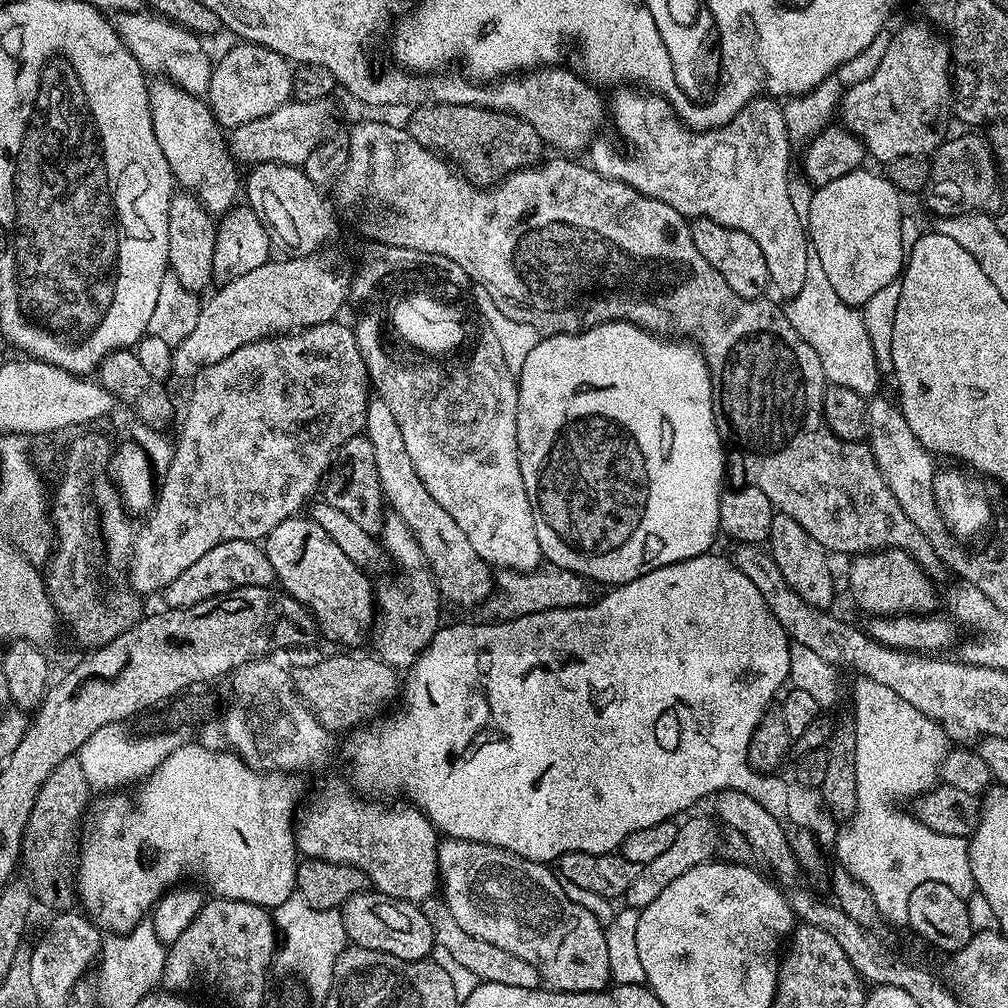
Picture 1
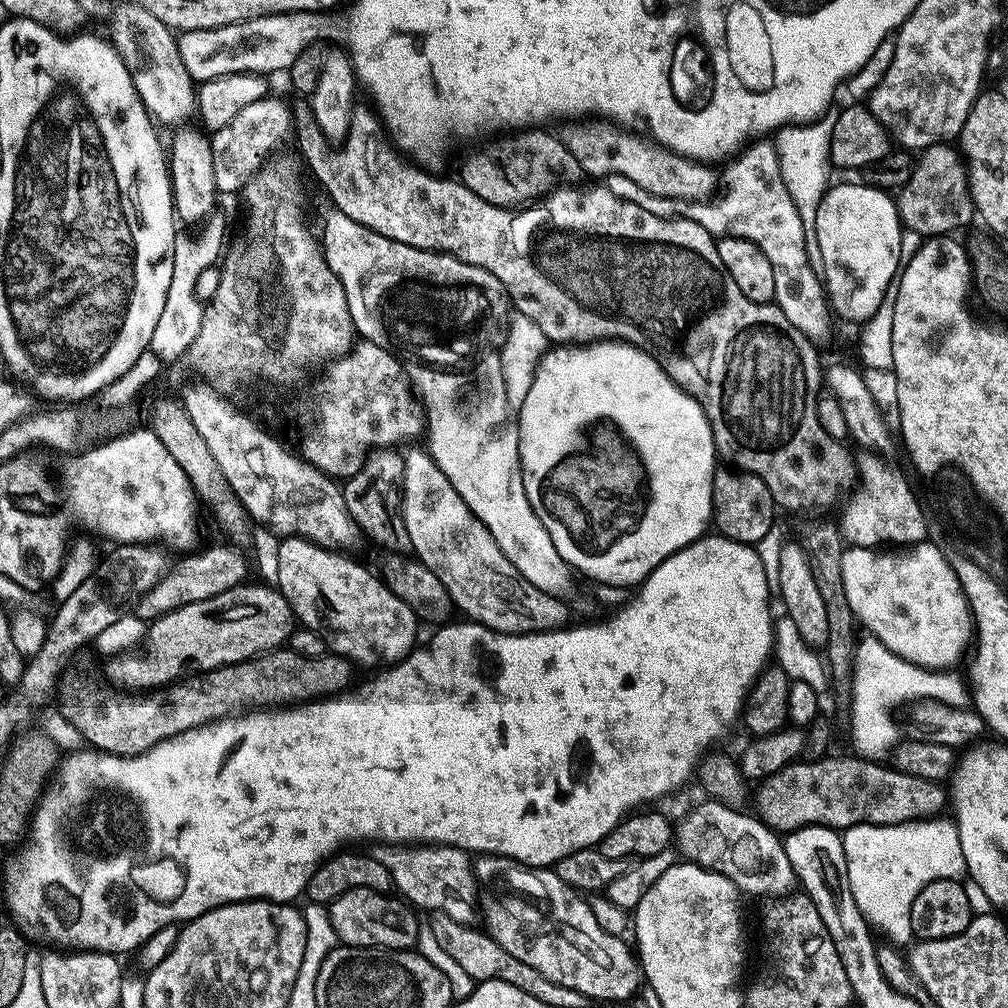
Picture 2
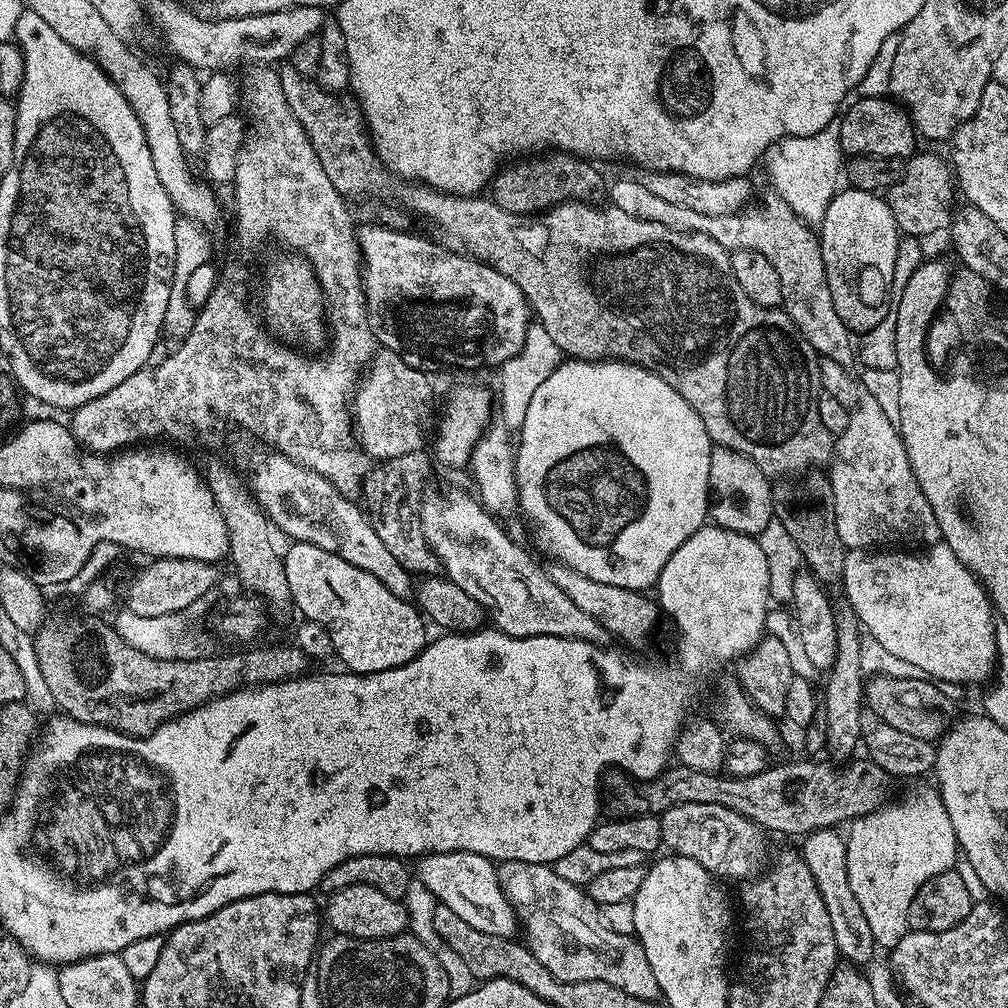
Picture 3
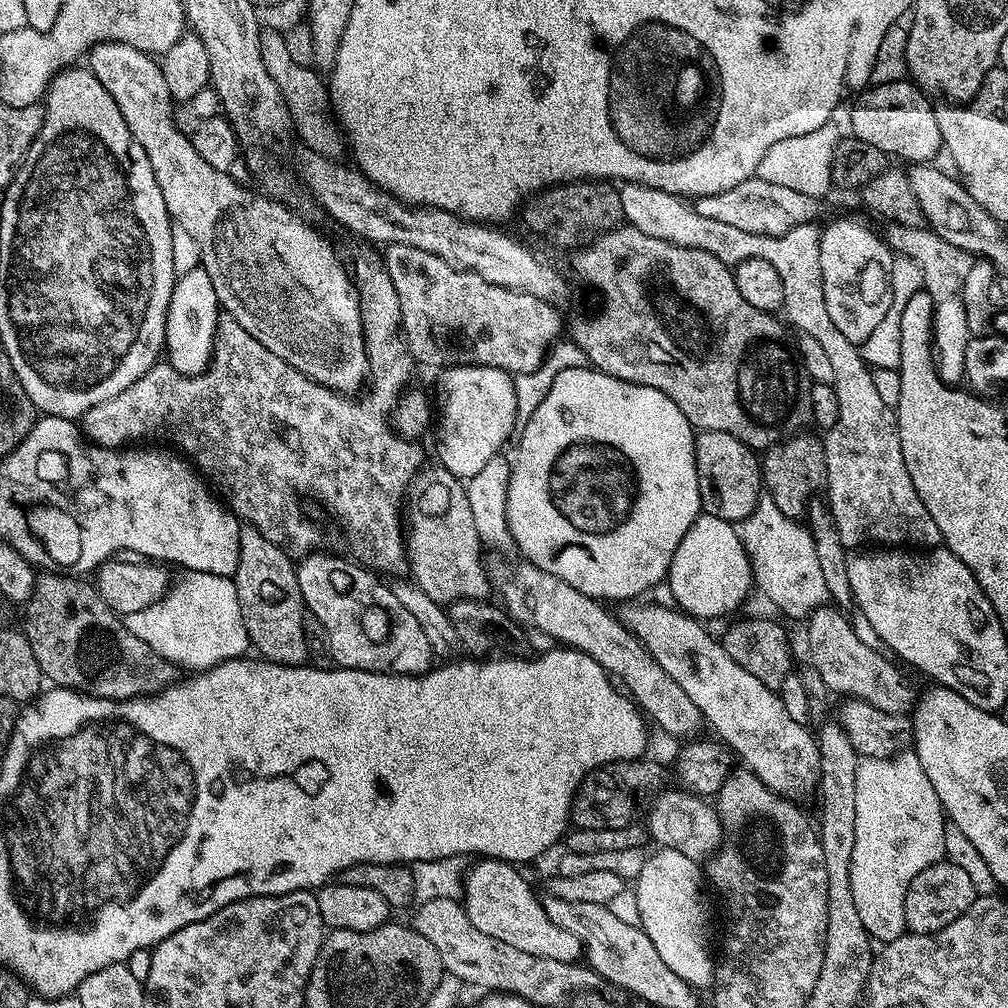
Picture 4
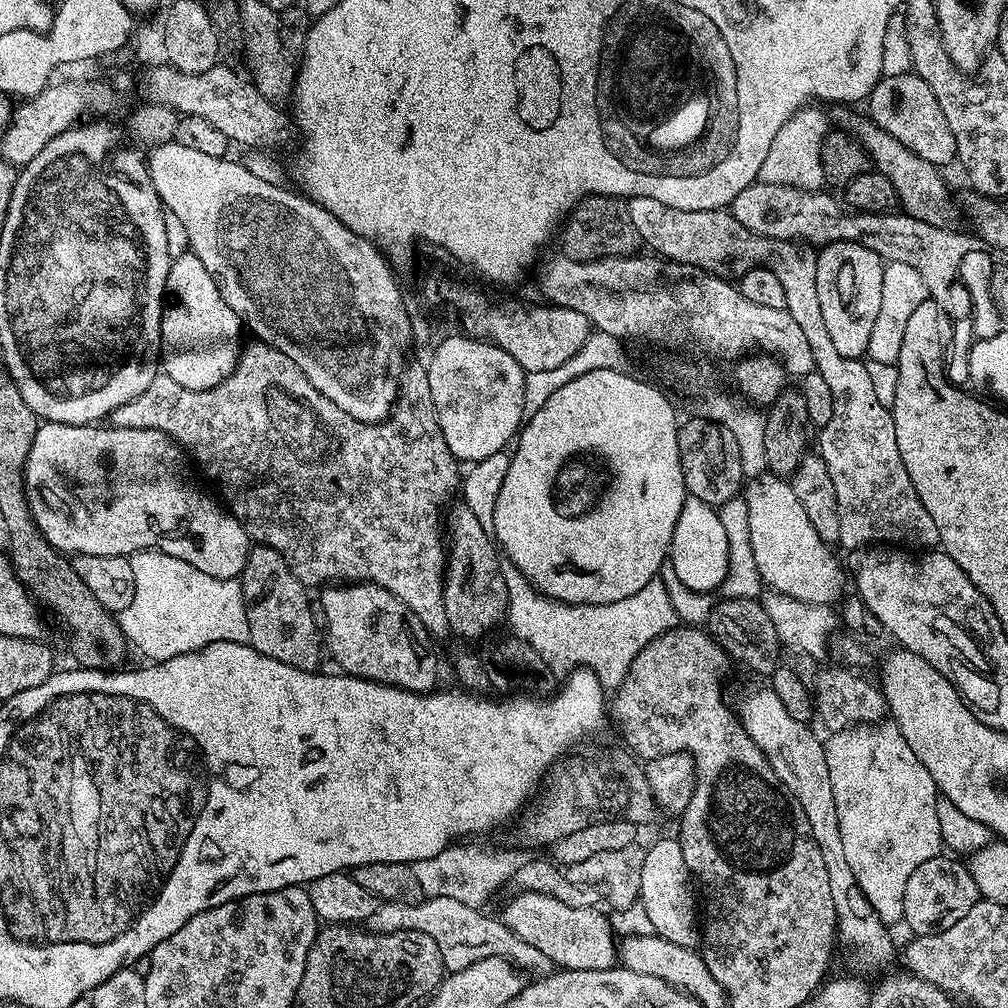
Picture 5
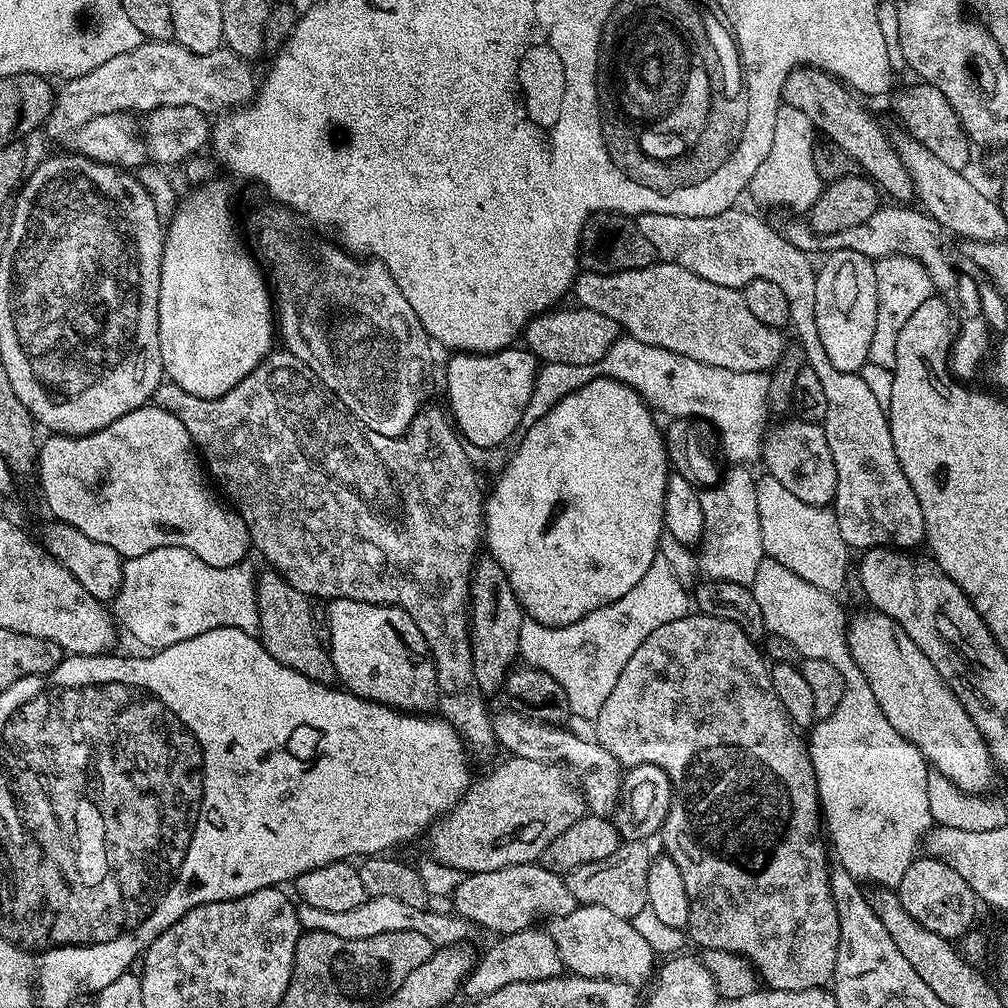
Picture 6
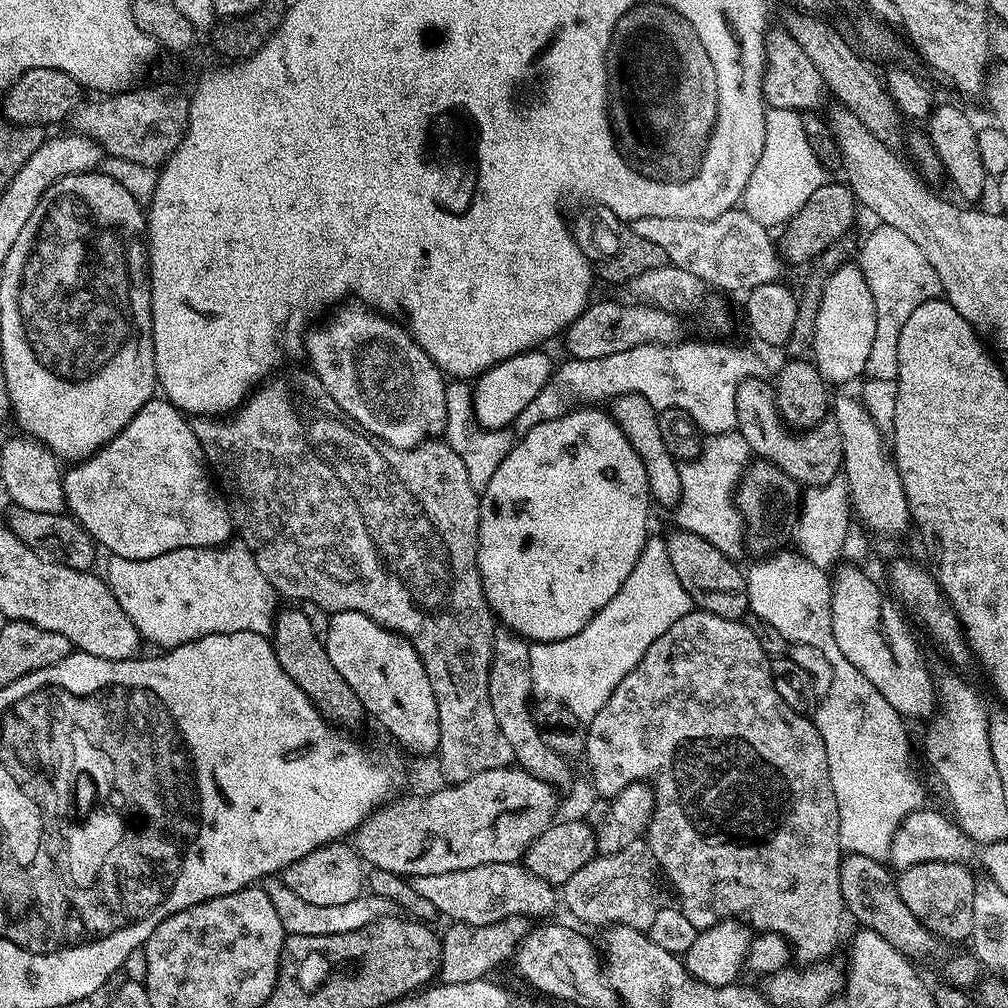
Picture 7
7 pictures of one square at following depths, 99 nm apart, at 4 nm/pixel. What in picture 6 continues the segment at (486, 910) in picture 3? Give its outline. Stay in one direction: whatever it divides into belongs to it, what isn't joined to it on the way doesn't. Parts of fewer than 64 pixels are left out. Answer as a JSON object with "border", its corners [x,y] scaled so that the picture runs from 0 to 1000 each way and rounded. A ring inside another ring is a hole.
{"border":[[[577,897],[561,909],[553,909],[542,924],[554,938],[559,959],[568,968],[612,972],[618,976],[634,978],[648,971],[653,960],[652,945],[629,923],[626,912],[608,907],[601,899]]]}

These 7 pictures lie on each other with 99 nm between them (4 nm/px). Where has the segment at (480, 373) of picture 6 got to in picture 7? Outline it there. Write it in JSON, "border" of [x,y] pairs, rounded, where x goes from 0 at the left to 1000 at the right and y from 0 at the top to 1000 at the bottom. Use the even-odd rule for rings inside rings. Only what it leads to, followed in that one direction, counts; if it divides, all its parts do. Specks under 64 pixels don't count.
{"border":[[[524,346],[508,352],[471,376],[469,382],[469,405],[477,425],[503,426],[523,402],[544,381],[550,368],[545,353],[539,346]]]}

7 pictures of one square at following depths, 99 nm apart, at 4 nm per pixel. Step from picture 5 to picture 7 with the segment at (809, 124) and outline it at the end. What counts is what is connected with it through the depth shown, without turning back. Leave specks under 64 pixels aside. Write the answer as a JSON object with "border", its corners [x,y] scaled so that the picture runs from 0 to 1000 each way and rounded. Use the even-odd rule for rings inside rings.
{"border":[[[762,107],[760,110],[760,141],[756,141],[756,157],[740,181],[736,195],[737,209],[759,224],[778,224],[803,199],[804,192],[819,182],[819,168],[804,149],[795,112],[788,109]]]}

